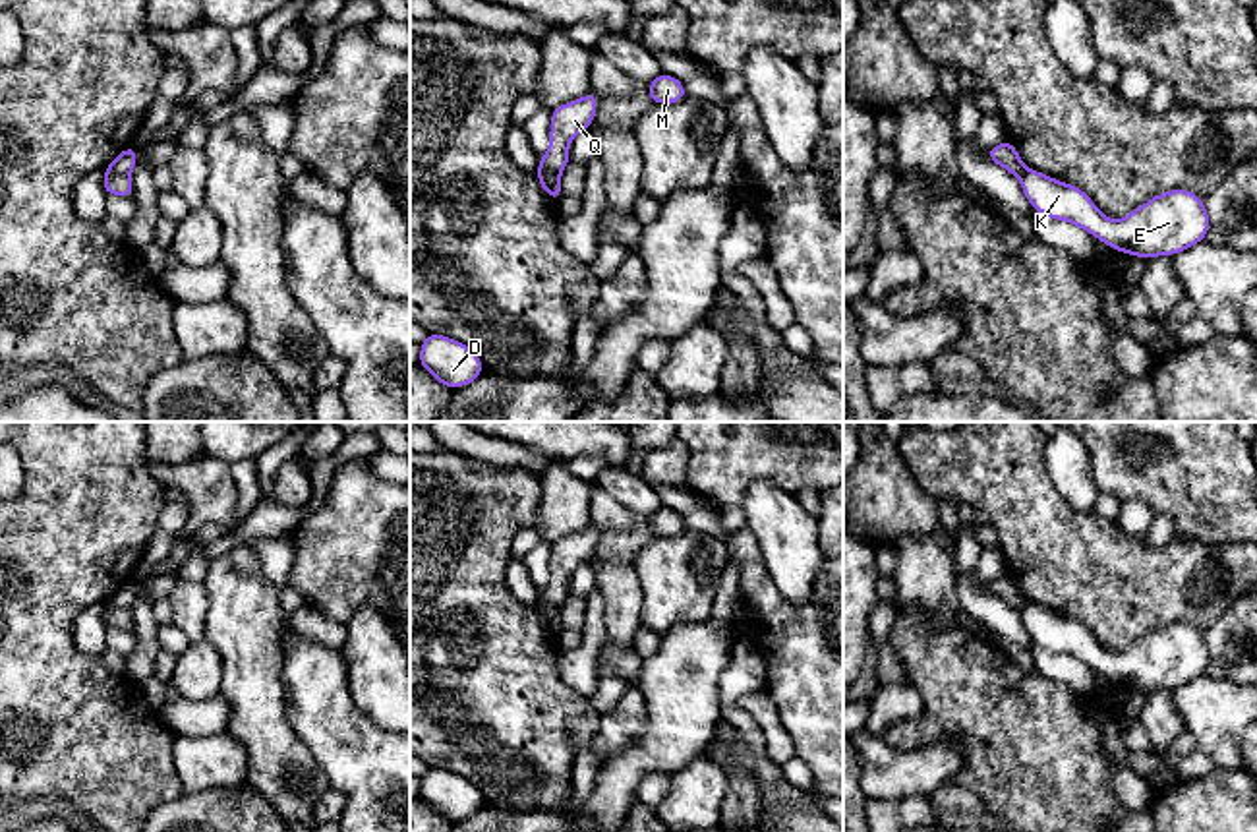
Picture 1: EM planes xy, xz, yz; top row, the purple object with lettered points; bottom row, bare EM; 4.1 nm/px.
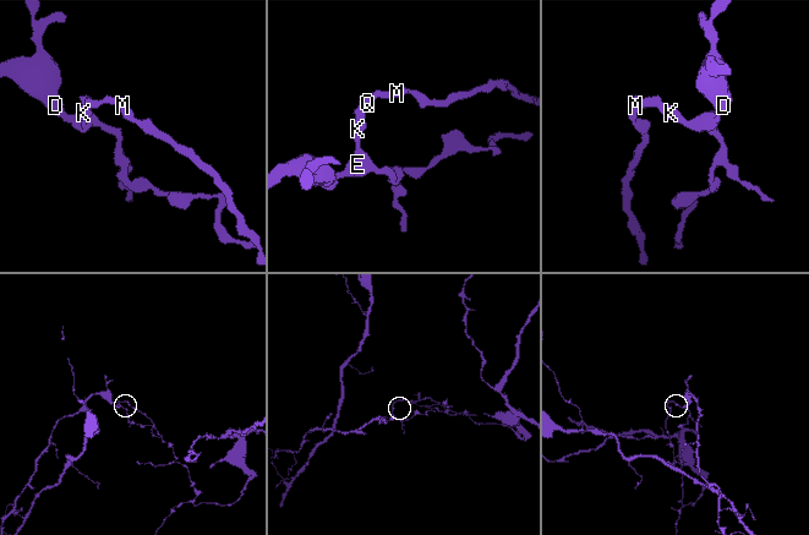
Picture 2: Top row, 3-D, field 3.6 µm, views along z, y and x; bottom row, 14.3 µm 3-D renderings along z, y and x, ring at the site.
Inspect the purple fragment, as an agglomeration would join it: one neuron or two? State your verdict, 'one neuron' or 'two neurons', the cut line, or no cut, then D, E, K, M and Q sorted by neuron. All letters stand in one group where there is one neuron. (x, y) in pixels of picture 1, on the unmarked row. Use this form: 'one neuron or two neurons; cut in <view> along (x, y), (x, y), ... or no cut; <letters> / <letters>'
two neurons; cut in xy along (107, 602), (128, 610); D E K / M Q

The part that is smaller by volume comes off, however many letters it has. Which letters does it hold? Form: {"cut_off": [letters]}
{"cut_off": ["D", "E", "K"]}

